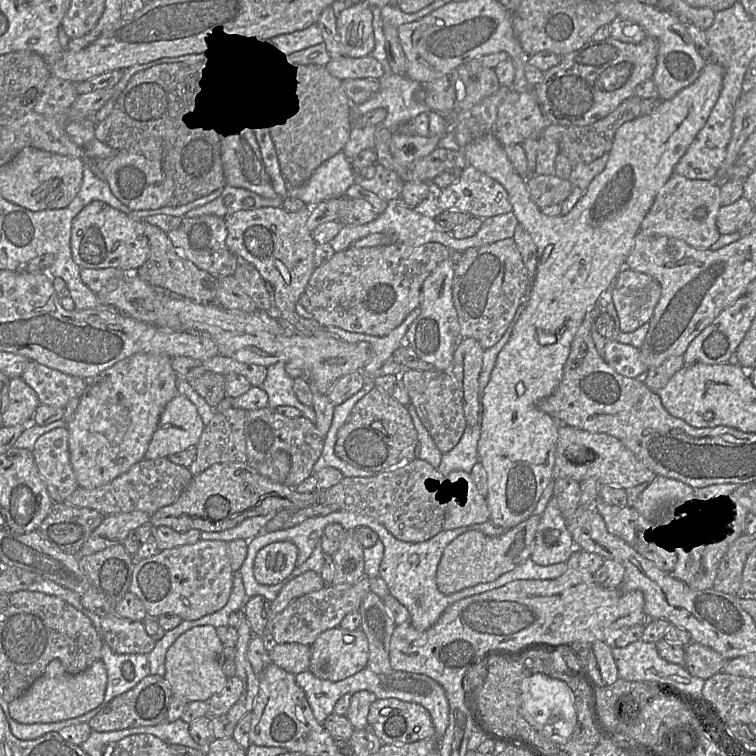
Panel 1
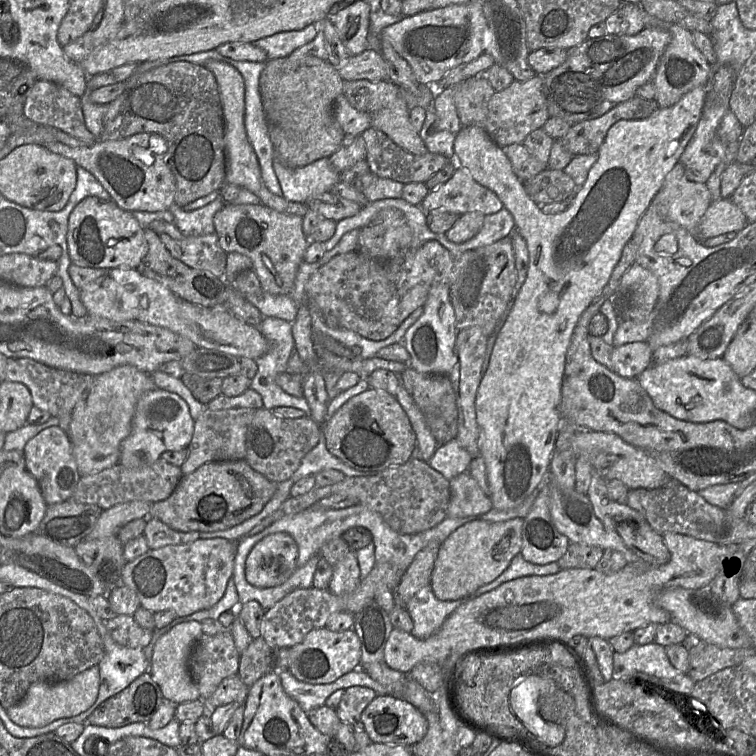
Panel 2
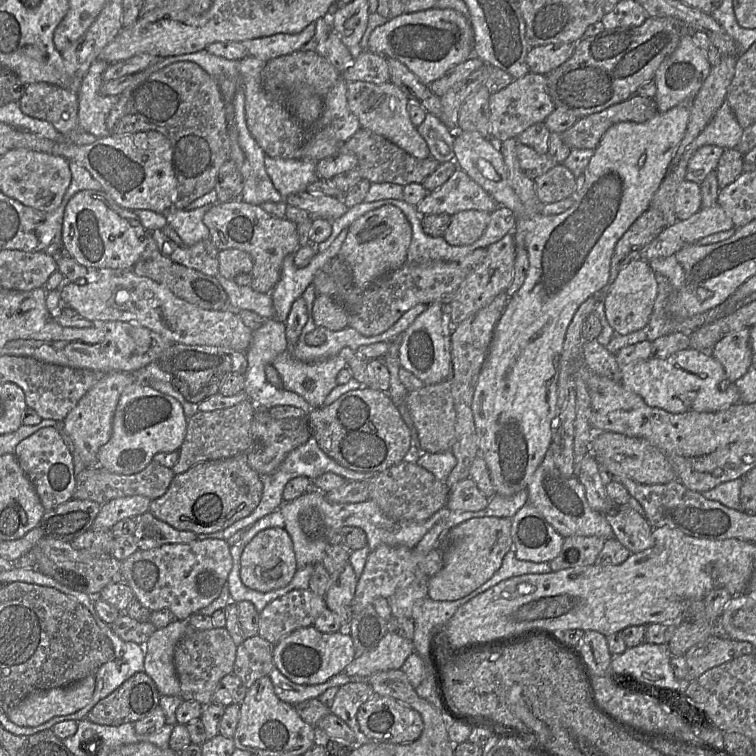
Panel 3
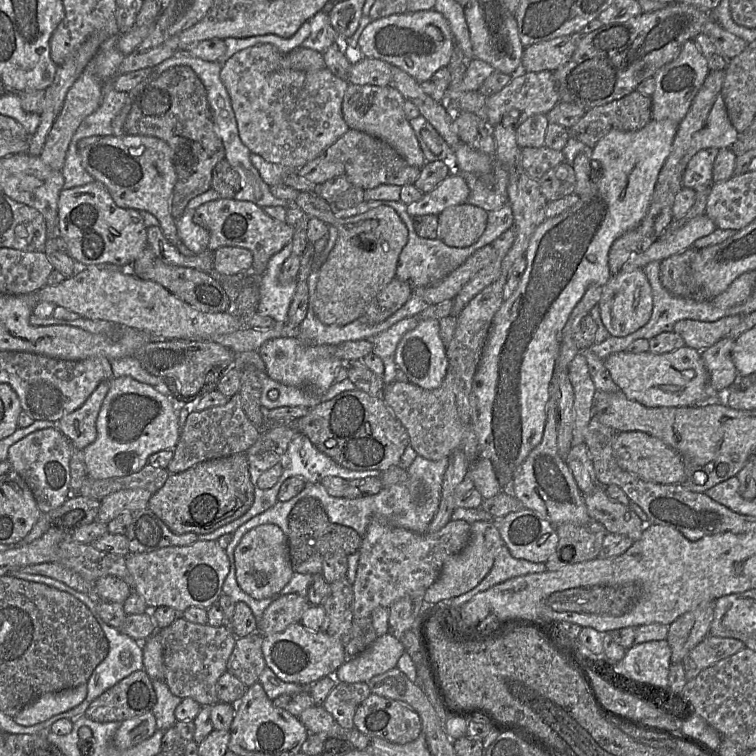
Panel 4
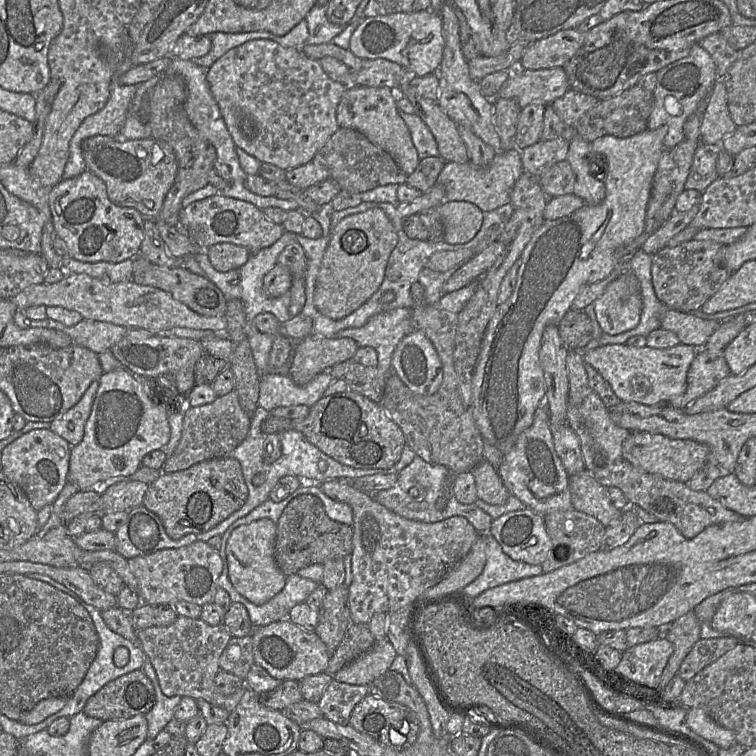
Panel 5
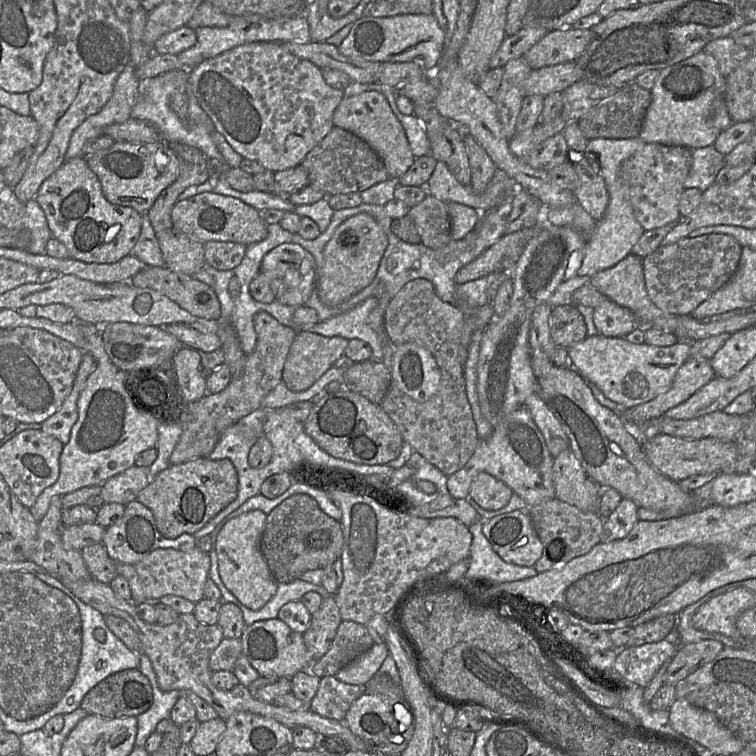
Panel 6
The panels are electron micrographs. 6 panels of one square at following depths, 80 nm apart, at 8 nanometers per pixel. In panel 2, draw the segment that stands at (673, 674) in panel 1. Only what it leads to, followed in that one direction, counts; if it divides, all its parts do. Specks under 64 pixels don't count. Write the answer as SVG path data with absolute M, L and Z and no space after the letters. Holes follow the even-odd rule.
M656 643L633 645L624 653L613 651L614 677L650 680L690 695L695 682L670 663L665 647Z

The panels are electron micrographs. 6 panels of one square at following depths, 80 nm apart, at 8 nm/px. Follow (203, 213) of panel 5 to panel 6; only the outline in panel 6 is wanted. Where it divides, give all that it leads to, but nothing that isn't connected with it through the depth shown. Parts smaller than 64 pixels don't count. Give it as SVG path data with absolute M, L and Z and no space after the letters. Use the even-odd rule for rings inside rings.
M213 192L178 200L172 209L171 219L175 230L201 243L224 241L249 245L264 240L268 235L268 224L260 211L237 198Z

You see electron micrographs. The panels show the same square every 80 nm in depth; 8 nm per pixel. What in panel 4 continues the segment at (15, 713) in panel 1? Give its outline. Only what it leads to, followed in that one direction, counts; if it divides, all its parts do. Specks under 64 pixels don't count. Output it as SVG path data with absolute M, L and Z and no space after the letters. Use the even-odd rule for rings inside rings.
M87 685L46 693L23 708L12 719L19 725L32 726L78 706L87 695Z

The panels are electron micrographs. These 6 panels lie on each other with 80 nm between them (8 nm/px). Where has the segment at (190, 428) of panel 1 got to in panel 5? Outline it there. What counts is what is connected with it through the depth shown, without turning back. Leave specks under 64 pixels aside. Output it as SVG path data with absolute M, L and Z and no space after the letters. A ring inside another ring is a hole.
M120 367L104 372L98 381L83 438L70 452L67 480L75 482L79 490L98 488L105 479L130 476L147 453L161 449L170 439L169 410L150 398L143 380Z

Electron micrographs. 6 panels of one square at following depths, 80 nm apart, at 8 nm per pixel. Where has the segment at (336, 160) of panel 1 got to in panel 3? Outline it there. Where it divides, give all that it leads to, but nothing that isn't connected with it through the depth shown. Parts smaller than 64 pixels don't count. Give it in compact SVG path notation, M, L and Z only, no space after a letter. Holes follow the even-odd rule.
M265 157L266 171L284 199L295 193L307 192L307 187L319 180L316 163L313 160Z

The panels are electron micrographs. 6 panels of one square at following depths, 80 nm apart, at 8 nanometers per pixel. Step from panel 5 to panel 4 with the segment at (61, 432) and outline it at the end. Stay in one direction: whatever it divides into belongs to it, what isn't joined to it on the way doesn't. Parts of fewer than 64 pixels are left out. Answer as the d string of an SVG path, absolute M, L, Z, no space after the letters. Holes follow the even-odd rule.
M110 380L102 381L79 408L56 421L57 429L80 450L97 437L96 420L109 387Z

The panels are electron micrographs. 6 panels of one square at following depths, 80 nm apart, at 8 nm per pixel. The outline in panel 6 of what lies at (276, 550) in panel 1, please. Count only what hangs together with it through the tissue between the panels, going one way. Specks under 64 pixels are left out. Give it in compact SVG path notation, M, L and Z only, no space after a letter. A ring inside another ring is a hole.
M252 510L229 520L224 519L215 540L221 580L225 587L251 610L261 609L275 595L278 587L260 549L266 517L263 511Z

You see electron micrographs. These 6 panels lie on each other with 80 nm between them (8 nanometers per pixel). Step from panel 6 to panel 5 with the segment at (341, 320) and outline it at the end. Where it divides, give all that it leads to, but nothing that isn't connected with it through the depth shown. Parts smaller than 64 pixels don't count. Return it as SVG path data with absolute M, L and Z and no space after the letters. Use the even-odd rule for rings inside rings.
M396 308L374 315L362 327L341 330L336 337L352 338L359 346L373 347L378 354L378 368L390 374L393 353L399 342L411 332L411 309Z

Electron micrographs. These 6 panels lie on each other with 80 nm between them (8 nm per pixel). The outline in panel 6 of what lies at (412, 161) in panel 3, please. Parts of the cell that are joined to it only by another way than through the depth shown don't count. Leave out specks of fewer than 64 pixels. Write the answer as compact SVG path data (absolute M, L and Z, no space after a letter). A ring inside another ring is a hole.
M340 127L333 129L299 165L306 170L309 185L327 197L362 191L390 178L381 157L360 137Z

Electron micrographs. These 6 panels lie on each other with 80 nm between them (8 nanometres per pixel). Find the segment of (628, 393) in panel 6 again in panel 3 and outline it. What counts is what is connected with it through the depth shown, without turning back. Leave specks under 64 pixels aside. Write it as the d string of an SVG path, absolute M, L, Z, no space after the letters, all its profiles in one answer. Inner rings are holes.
M691 347L665 358L651 356L620 367L619 382L639 395L648 406L673 414L717 412L740 403L739 391L735 383L728 380L723 366L710 353Z

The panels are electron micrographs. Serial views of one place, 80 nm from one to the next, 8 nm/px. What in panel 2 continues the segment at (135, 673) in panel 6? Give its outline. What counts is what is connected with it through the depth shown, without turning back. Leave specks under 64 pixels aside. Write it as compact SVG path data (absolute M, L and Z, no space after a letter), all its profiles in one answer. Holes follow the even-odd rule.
M145 672L124 690L102 702L84 725L119 728L136 722L147 723L163 700L160 687Z

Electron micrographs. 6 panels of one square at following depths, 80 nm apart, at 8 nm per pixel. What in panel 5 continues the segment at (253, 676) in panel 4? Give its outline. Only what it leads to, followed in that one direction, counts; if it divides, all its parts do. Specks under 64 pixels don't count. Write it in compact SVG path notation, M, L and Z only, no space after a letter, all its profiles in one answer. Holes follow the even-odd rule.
M251 635L232 637L219 658L221 670L232 673L243 680L245 680L254 664L253 640Z

